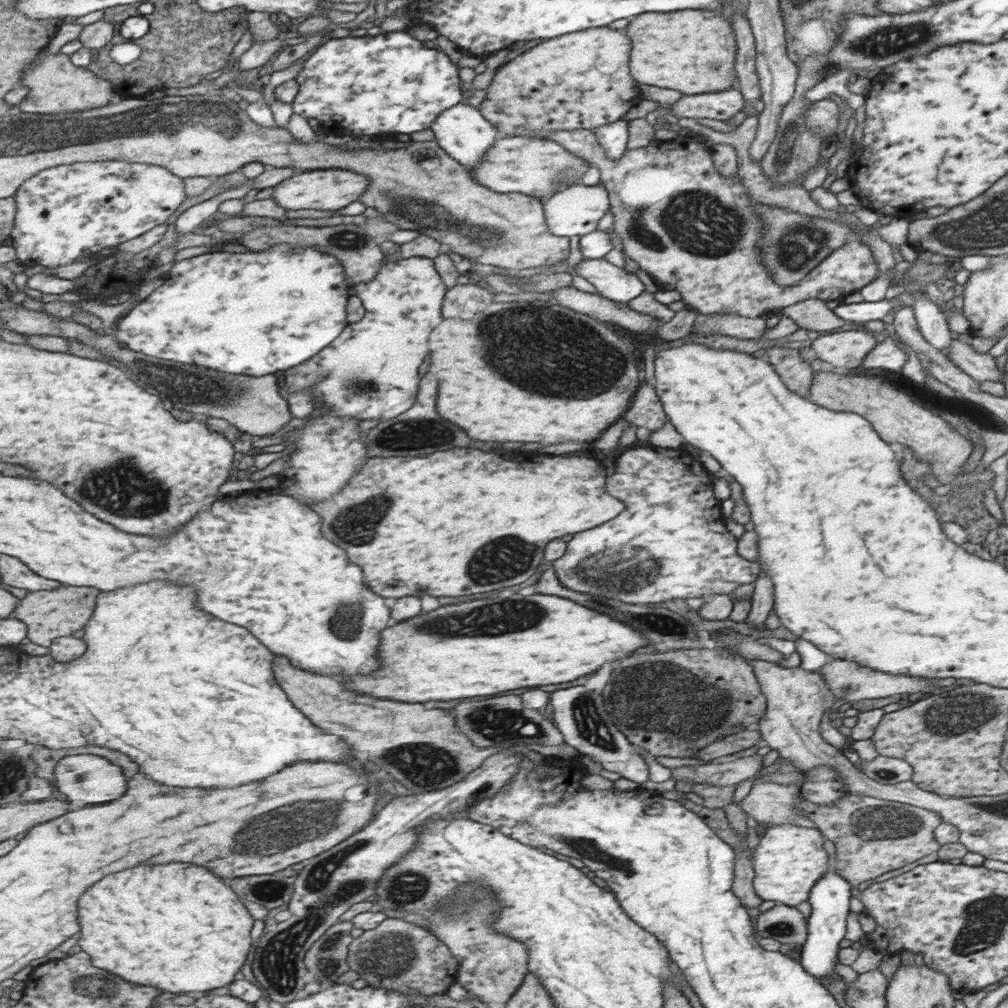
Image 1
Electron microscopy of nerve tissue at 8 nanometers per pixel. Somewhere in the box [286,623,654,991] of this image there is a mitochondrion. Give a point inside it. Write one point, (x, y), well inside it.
(386, 956)

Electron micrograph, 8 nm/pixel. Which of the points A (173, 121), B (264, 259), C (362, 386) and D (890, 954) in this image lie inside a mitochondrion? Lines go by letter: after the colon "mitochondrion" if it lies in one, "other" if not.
A: mitochondrion
B: other
C: mitochondrion
D: other

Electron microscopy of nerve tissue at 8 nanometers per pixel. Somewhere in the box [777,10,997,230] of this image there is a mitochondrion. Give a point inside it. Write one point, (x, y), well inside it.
(880, 44)

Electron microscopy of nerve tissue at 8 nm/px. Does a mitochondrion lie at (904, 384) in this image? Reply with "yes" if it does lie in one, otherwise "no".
no

